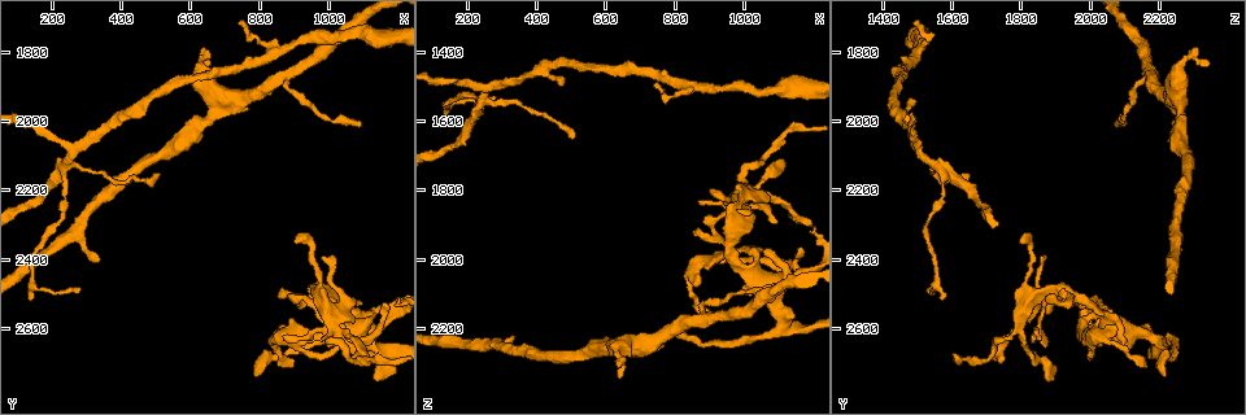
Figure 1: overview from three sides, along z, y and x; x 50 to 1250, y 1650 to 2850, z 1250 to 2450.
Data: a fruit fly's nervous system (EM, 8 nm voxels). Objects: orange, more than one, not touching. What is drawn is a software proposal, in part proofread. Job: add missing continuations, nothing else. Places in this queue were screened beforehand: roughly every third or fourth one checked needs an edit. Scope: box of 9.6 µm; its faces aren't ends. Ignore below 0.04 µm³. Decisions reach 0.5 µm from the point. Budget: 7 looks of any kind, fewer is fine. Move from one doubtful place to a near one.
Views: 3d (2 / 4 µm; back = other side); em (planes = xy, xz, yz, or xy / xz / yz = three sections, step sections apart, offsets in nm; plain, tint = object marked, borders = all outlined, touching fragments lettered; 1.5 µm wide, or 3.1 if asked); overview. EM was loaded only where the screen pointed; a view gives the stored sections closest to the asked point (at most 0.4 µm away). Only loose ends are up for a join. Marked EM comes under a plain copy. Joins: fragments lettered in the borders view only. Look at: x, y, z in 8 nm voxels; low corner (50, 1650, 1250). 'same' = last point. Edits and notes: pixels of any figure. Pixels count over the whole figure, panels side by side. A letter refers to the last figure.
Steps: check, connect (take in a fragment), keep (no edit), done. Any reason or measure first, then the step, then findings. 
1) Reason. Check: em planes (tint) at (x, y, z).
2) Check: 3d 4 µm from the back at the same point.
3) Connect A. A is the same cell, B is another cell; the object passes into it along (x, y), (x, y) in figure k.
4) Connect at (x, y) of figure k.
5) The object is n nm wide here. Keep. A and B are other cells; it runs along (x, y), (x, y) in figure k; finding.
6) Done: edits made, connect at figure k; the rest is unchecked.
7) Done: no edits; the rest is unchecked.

Long arm stops here. Check: em planes (borders) at (790, 2730, 2210).

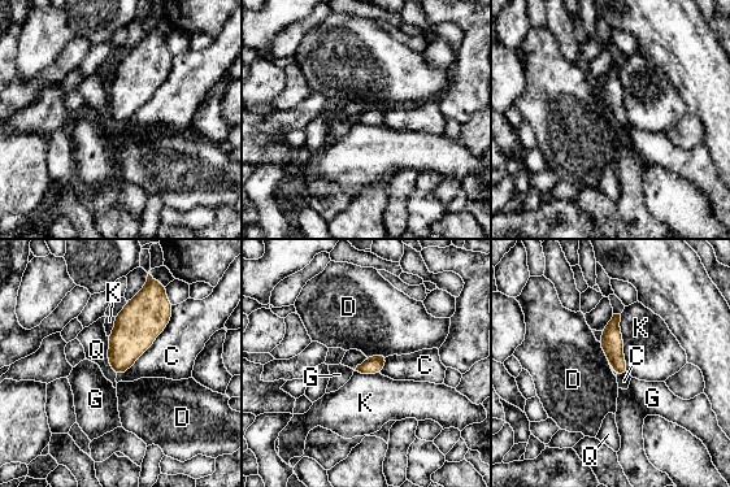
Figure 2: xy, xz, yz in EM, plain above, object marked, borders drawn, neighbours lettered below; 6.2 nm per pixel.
The object is 110 nm wide here; the longest contact is with C, 550 nm. Keep. C, D, G, K and Q are other cells; none of them fits.

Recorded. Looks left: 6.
Check: em xy step 8 (tint) at (280, 2490, 1530).

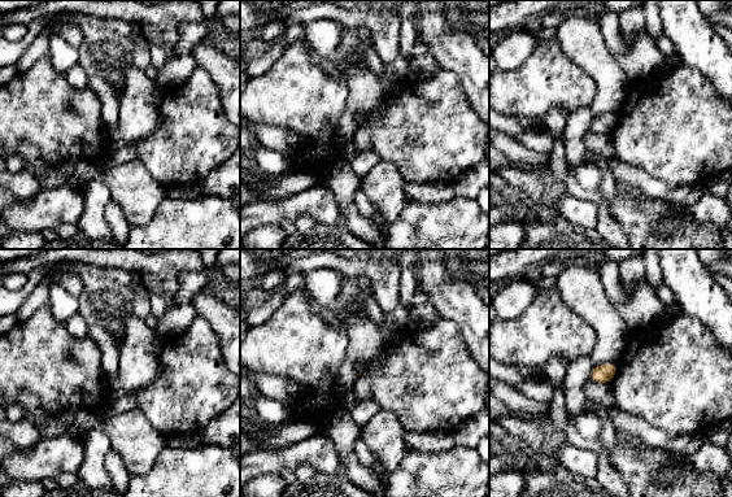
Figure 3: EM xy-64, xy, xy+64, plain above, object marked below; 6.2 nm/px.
Another direction. Check: em planes (borders) at the same point.

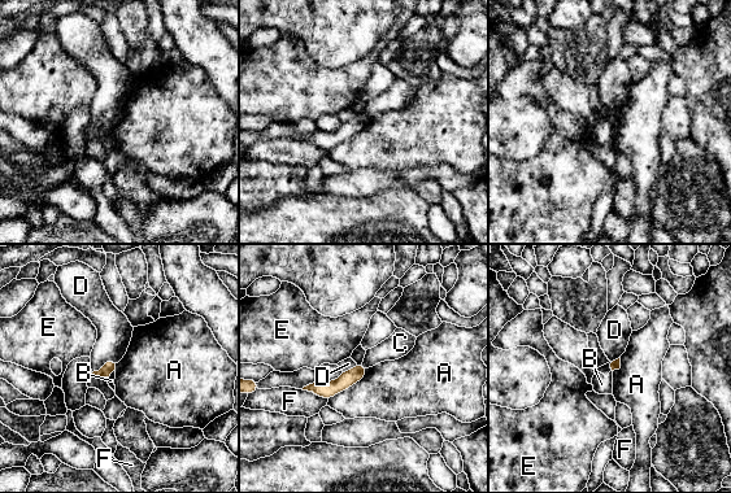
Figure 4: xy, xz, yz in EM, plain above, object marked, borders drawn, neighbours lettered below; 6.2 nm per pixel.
Keep. A, B, C, D, E and F are other cells; a border runs along (114, 370), (107, 378) in figure 4; none of them fits.

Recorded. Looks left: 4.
An open end. Check: em yz step 4 (tint) at (640, 1840, 2350).

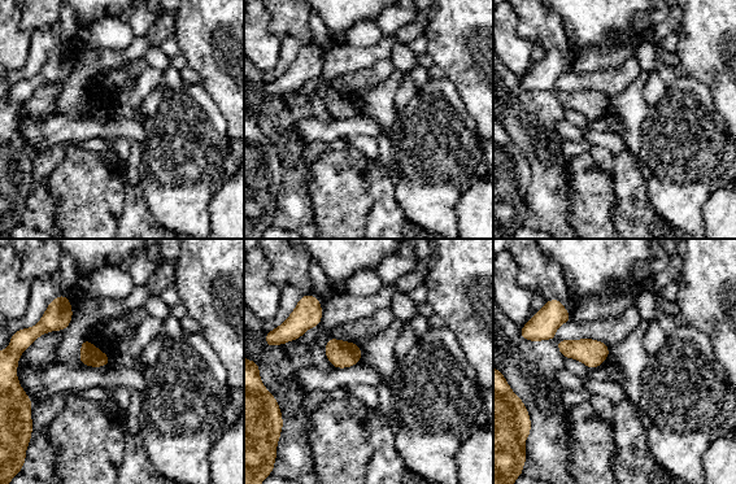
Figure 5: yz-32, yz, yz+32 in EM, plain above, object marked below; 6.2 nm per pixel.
Check: em planes (borders) at the same point.

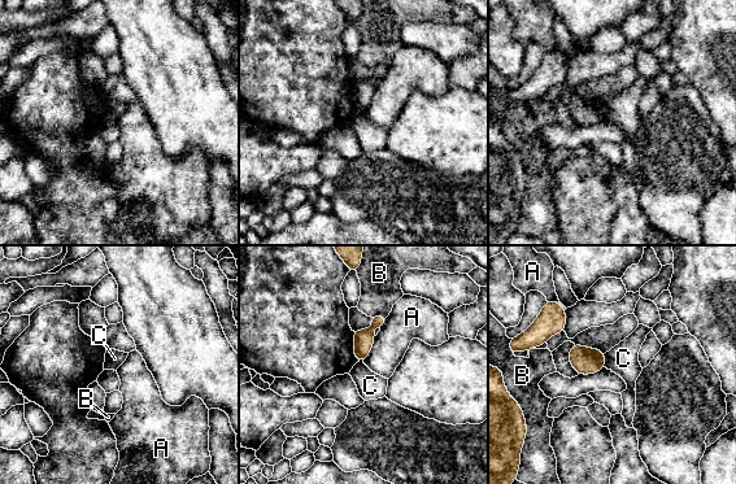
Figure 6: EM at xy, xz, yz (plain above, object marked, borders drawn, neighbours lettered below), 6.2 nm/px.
The object is 120 nm wide here. Keep. A, B and C are other cells; none of them fits.

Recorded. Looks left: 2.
Done: no edits; the rest is unchecked.

